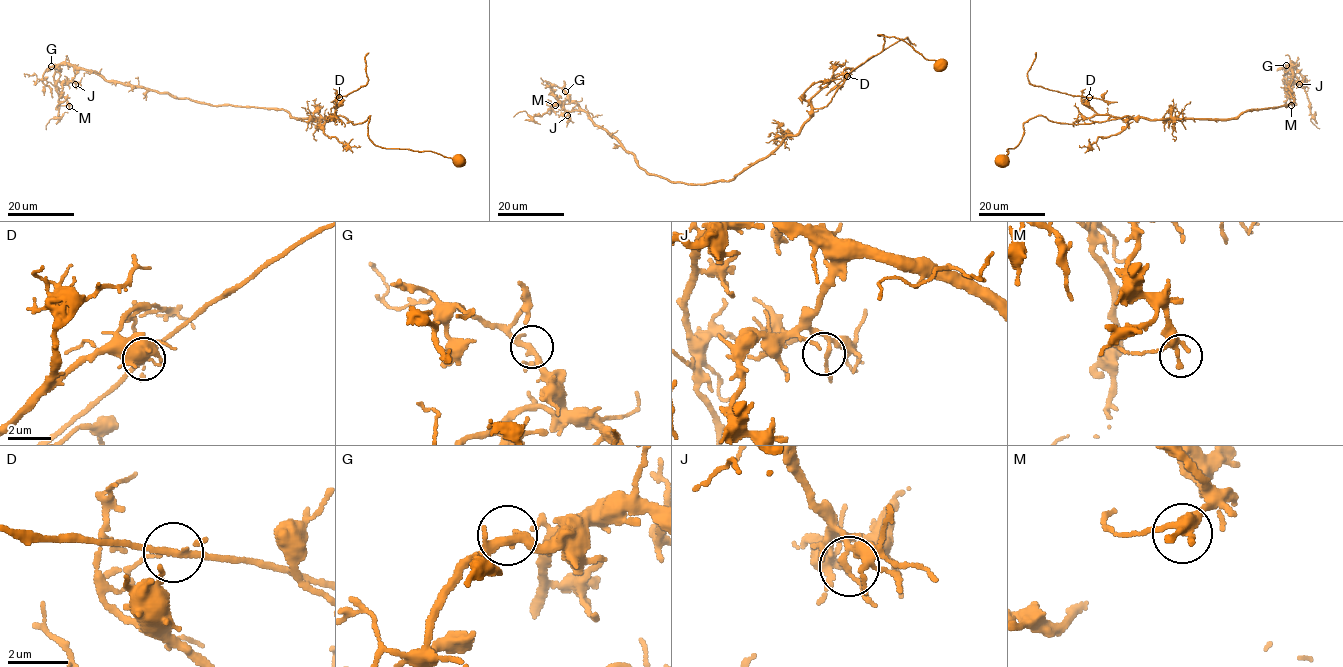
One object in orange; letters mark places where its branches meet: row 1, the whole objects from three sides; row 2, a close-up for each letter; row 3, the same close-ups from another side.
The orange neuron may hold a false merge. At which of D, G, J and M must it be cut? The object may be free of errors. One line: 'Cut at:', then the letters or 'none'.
Cut at: D

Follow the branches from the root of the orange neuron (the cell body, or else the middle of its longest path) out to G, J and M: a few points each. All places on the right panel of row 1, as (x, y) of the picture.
G: (1001, 159), (1037, 116), (1072, 124), (1233, 118), (1288, 106), (1286, 65)
J: (1001, 159), (1037, 116), (1072, 124), (1127, 115), (1233, 118), (1295, 102), (1290, 69), (1299, 84)
M: (1001, 159), (1037, 116), (1072, 124), (1233, 118), (1288, 106), (1291, 69), (1291, 105)

